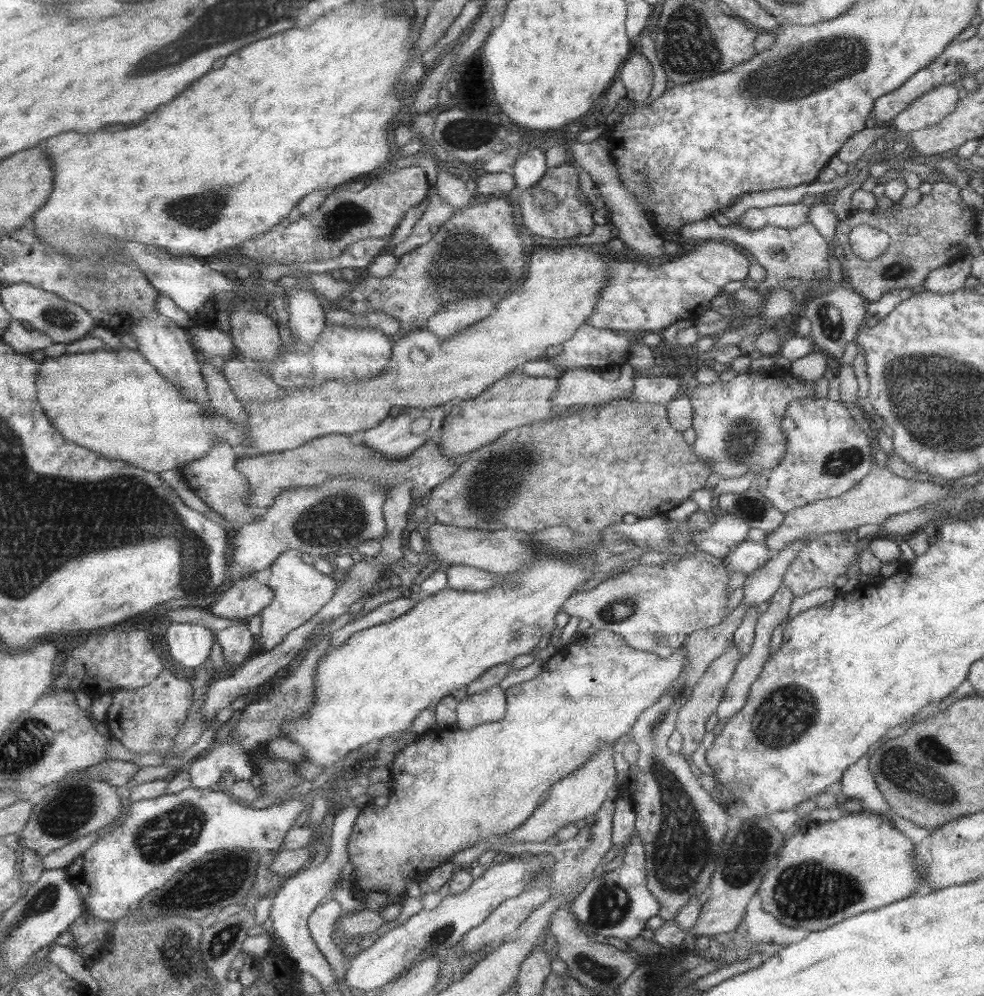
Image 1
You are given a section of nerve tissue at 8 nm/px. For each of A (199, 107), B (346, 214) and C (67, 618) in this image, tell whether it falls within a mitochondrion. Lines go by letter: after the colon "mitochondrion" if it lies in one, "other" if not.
A: other
B: mitochondrion
C: other

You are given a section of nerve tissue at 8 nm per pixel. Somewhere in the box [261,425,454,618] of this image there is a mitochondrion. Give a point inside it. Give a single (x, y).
(343, 515)

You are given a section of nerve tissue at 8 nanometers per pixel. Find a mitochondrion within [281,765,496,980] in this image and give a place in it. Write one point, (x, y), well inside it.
(444, 932)

